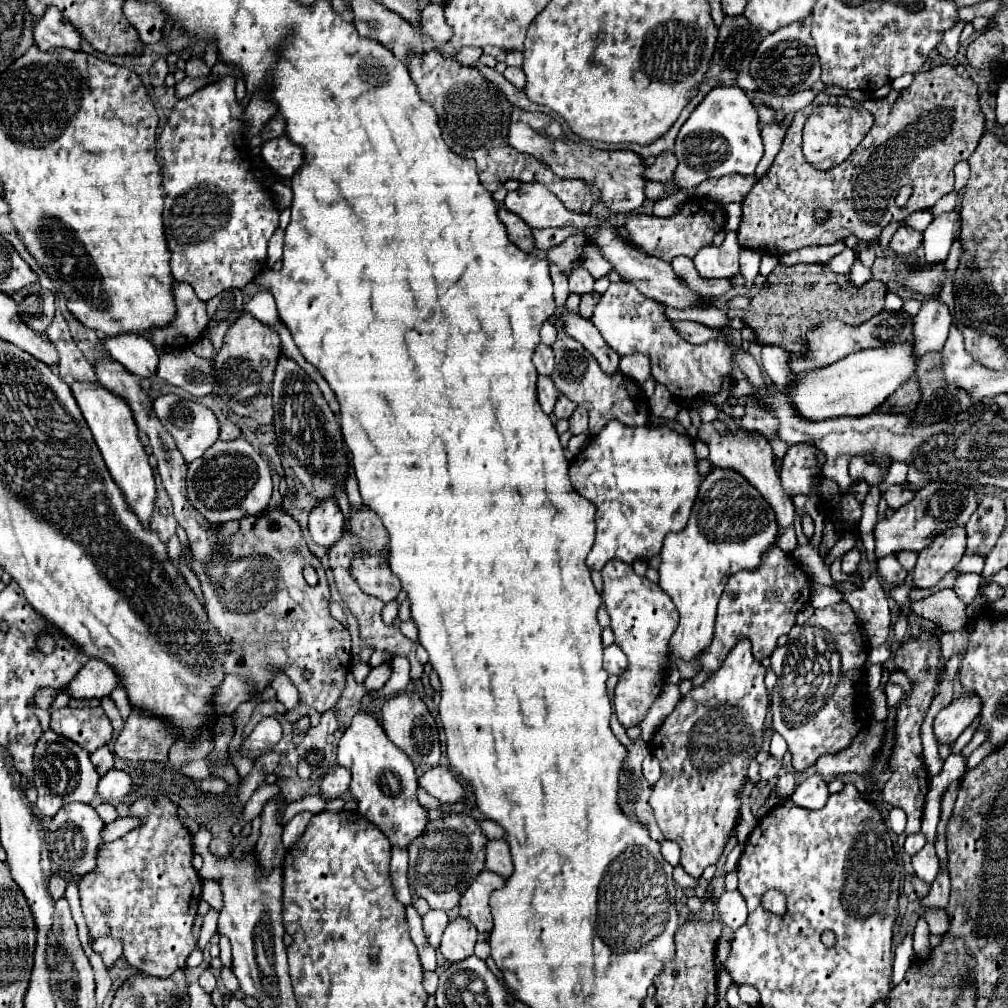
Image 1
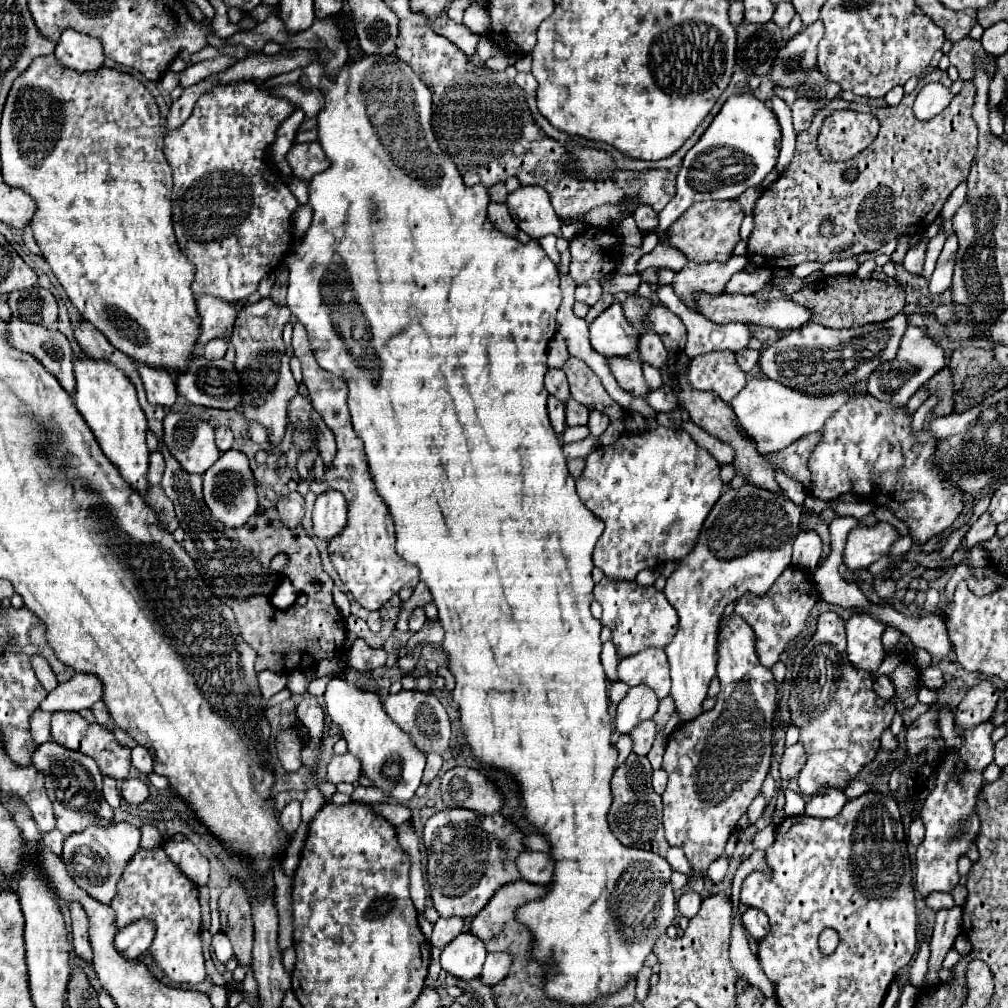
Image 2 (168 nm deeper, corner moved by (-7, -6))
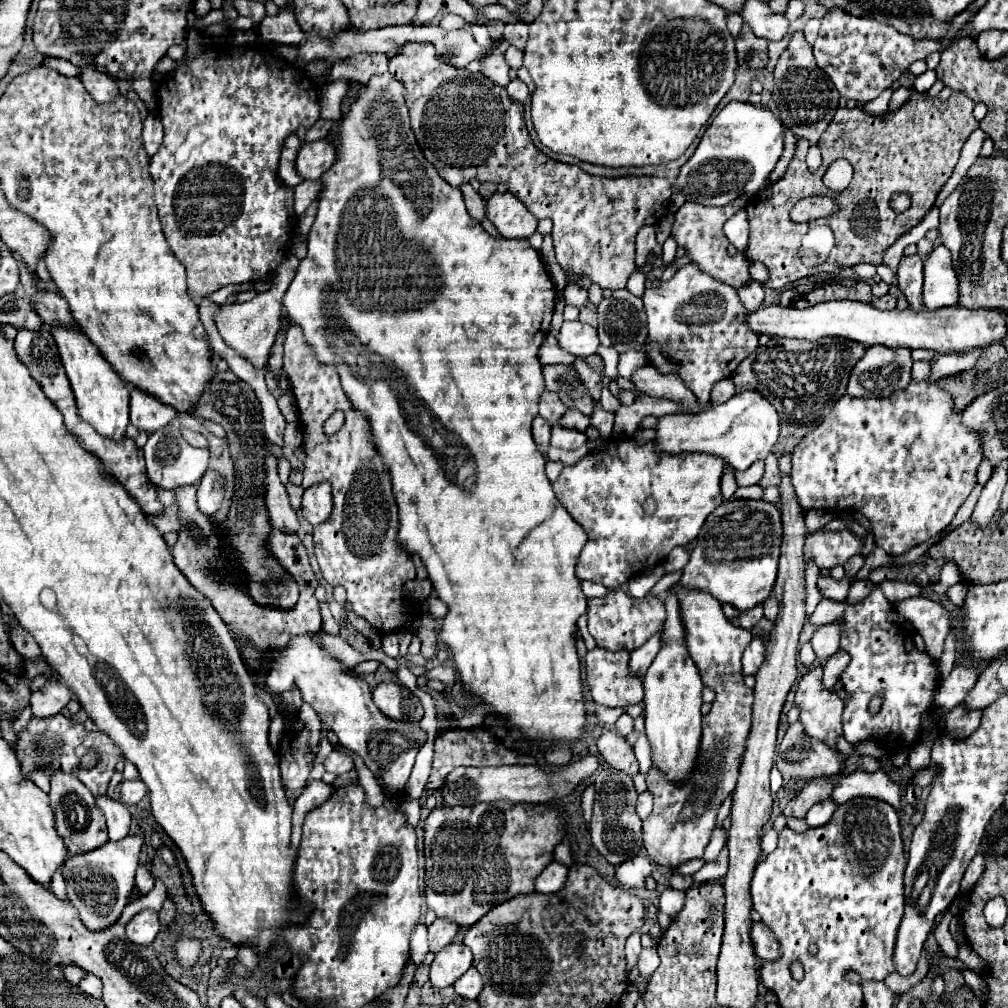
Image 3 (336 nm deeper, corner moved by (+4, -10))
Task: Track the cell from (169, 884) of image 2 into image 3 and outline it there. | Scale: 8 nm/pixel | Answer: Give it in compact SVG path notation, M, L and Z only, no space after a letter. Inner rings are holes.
M166 898L164 906L162 906L162 910L160 910L160 922L162 922L162 930L166 930L166 928L172 924L174 914L176 914L176 904L174 904L170 898Z

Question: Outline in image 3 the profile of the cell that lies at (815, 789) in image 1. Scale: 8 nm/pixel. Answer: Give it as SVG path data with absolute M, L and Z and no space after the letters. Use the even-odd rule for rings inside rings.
M826 798L824 802L820 802L820 804L816 804L816 806L810 808L810 812L806 814L806 824L812 826L812 828L824 826L824 824L830 822L834 810L836 810L836 802L830 800L830 798Z

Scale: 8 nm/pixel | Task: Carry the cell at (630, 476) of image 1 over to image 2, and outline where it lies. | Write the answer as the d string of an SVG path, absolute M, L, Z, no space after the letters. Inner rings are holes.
M657 426L651 432L627 432L611 446L597 446L595 452L587 456L585 470L577 480L581 502L605 522L605 530L593 552L593 564L601 568L605 576L635 580L637 572L645 568L657 568L667 560L687 556L697 542L709 510L721 496L721 488L723 482L719 478L717 460L707 450L699 448L683 428Z

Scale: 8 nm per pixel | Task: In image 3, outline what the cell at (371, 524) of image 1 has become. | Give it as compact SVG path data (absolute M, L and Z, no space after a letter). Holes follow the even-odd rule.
M296 324L286 332L284 372L290 380L302 424L302 450L306 452L302 488L324 480L332 484L332 516L314 528L316 558L324 580L332 586L344 586L352 610L380 634L396 632L414 615L412 604L404 600L402 586L406 580L416 578L416 566L408 552L396 544L400 520L396 498L392 496L392 478L384 462L380 462L380 454L372 448L372 440L368 440L368 420L352 408L332 364L320 364L320 360L312 356L312 348L308 348ZM336 410L344 412L344 426L336 434L326 436L324 422ZM405 611L410 616L405 616Z

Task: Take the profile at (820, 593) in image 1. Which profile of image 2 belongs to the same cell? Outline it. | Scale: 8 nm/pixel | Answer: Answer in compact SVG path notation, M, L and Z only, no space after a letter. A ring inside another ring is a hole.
M851 612L851 616L845 620L845 628L849 660L859 666L859 670L875 674L887 654L881 646L881 634L885 630L885 624L869 618L863 612Z

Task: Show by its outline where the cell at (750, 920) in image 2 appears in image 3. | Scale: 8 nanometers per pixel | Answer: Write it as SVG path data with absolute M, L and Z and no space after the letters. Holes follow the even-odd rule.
M762 922L752 924L752 942L754 942L754 950L756 950L758 958L762 958L762 960L780 958L780 944L776 944L776 936L772 934L772 930L766 924L762 924Z

